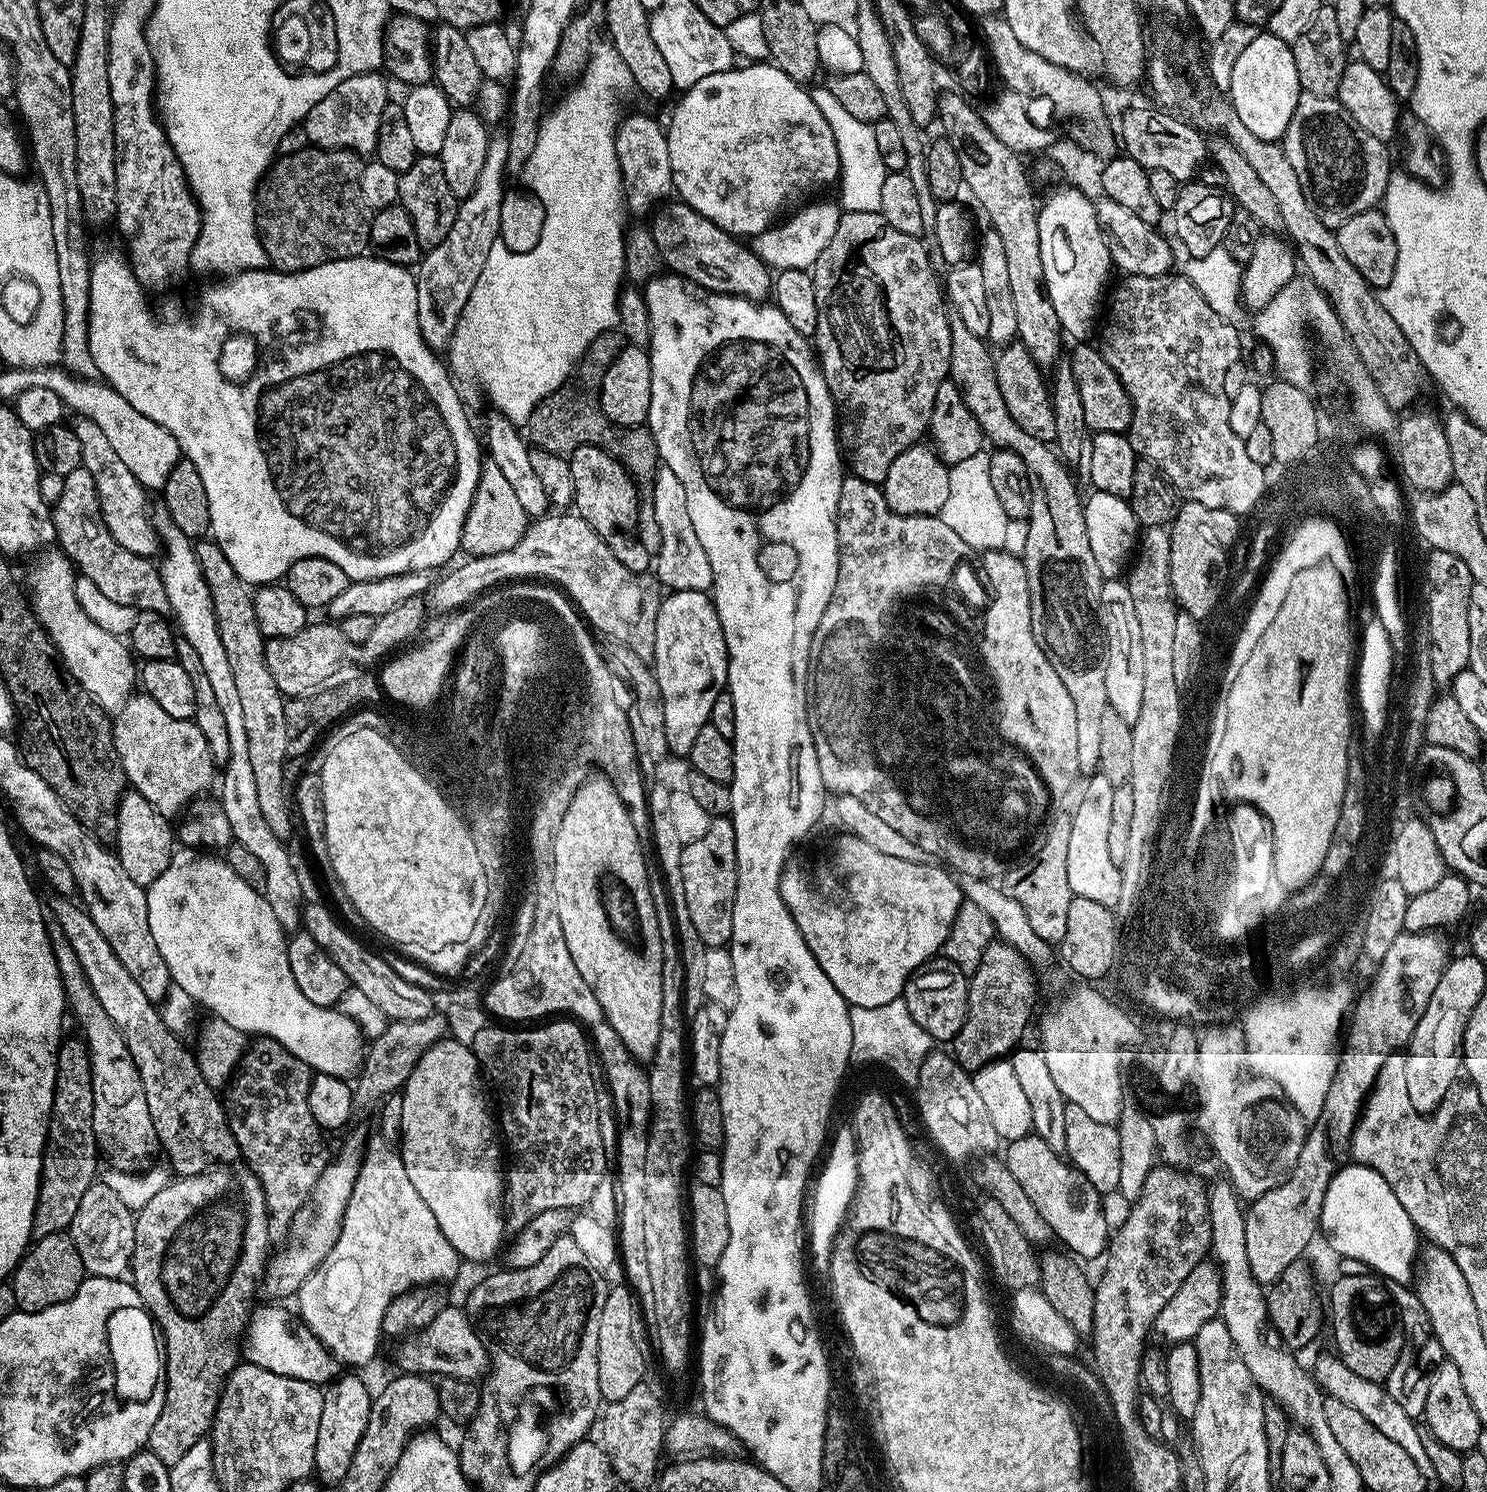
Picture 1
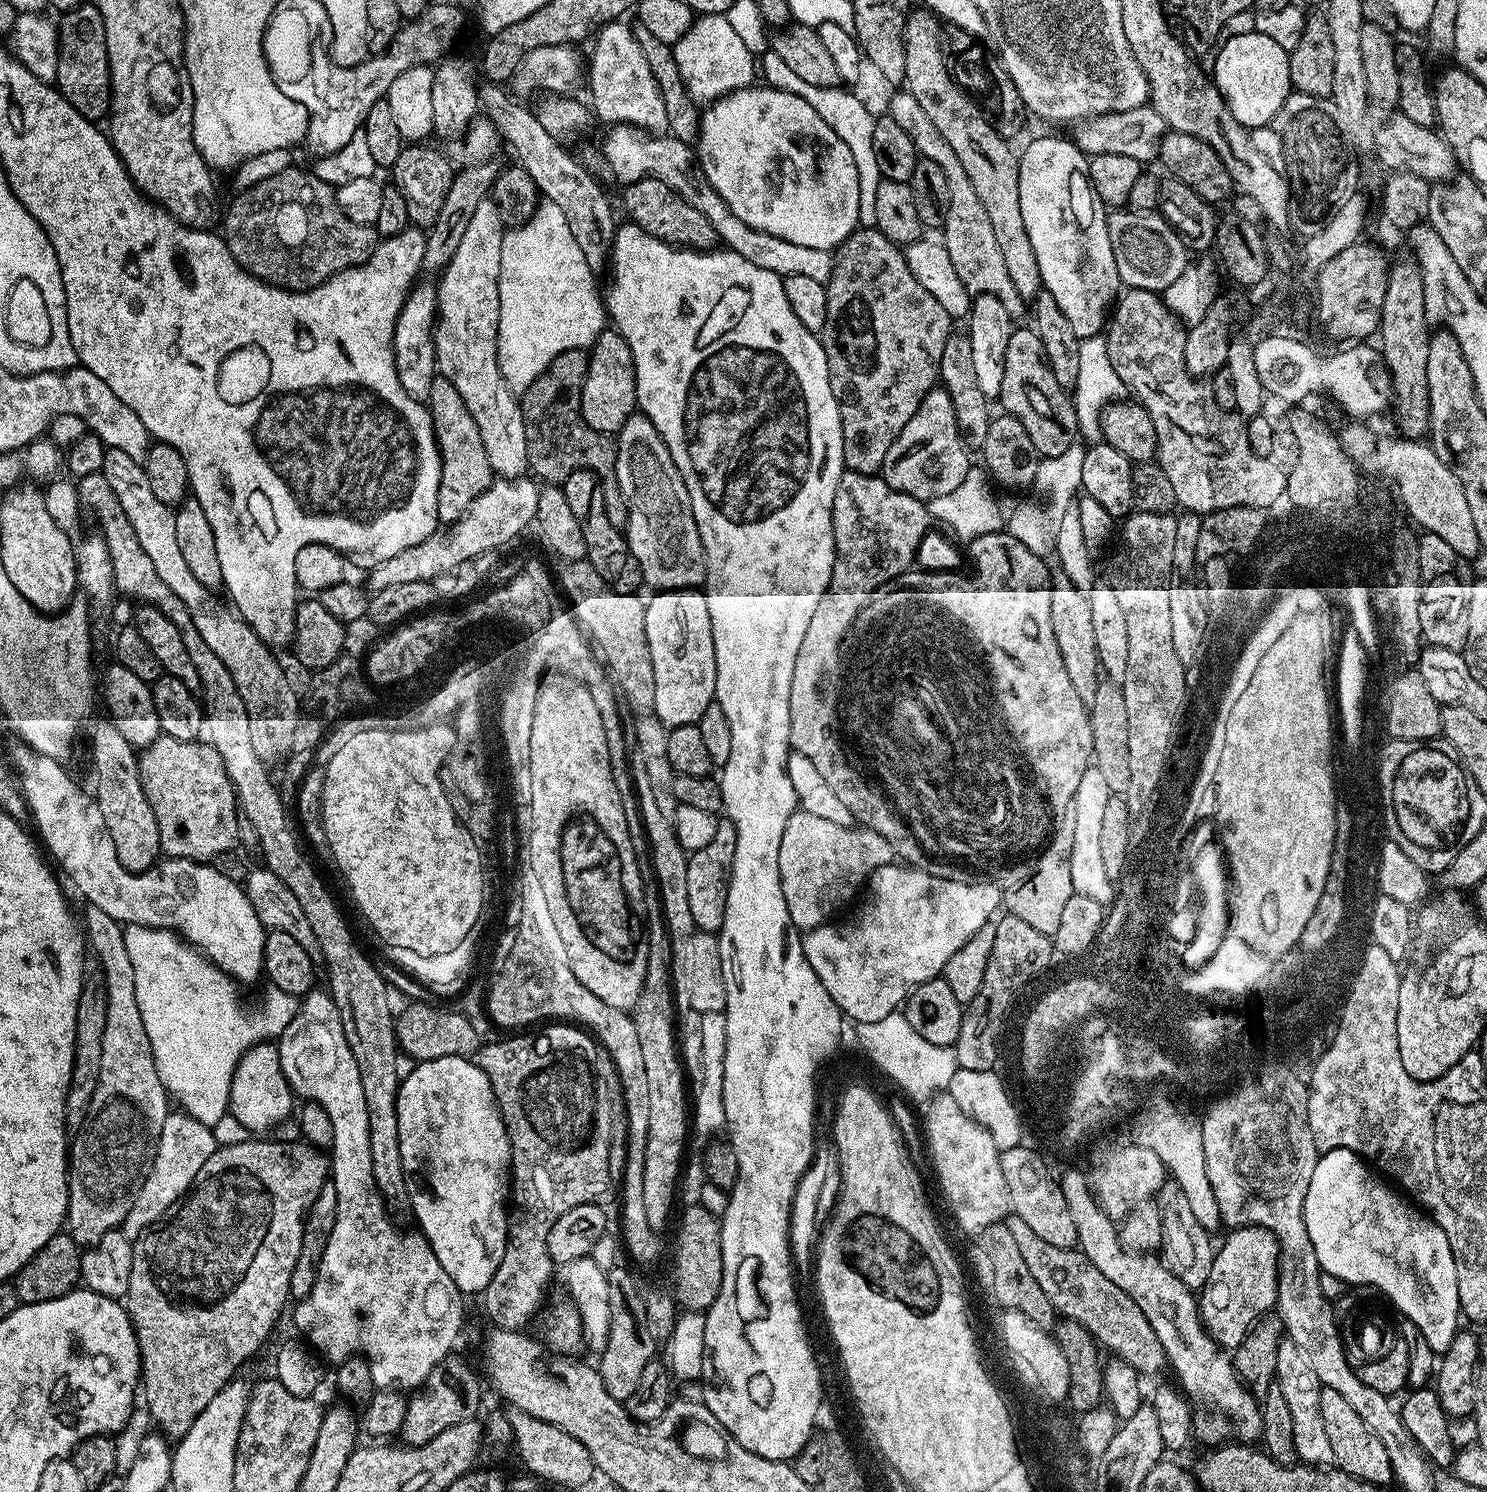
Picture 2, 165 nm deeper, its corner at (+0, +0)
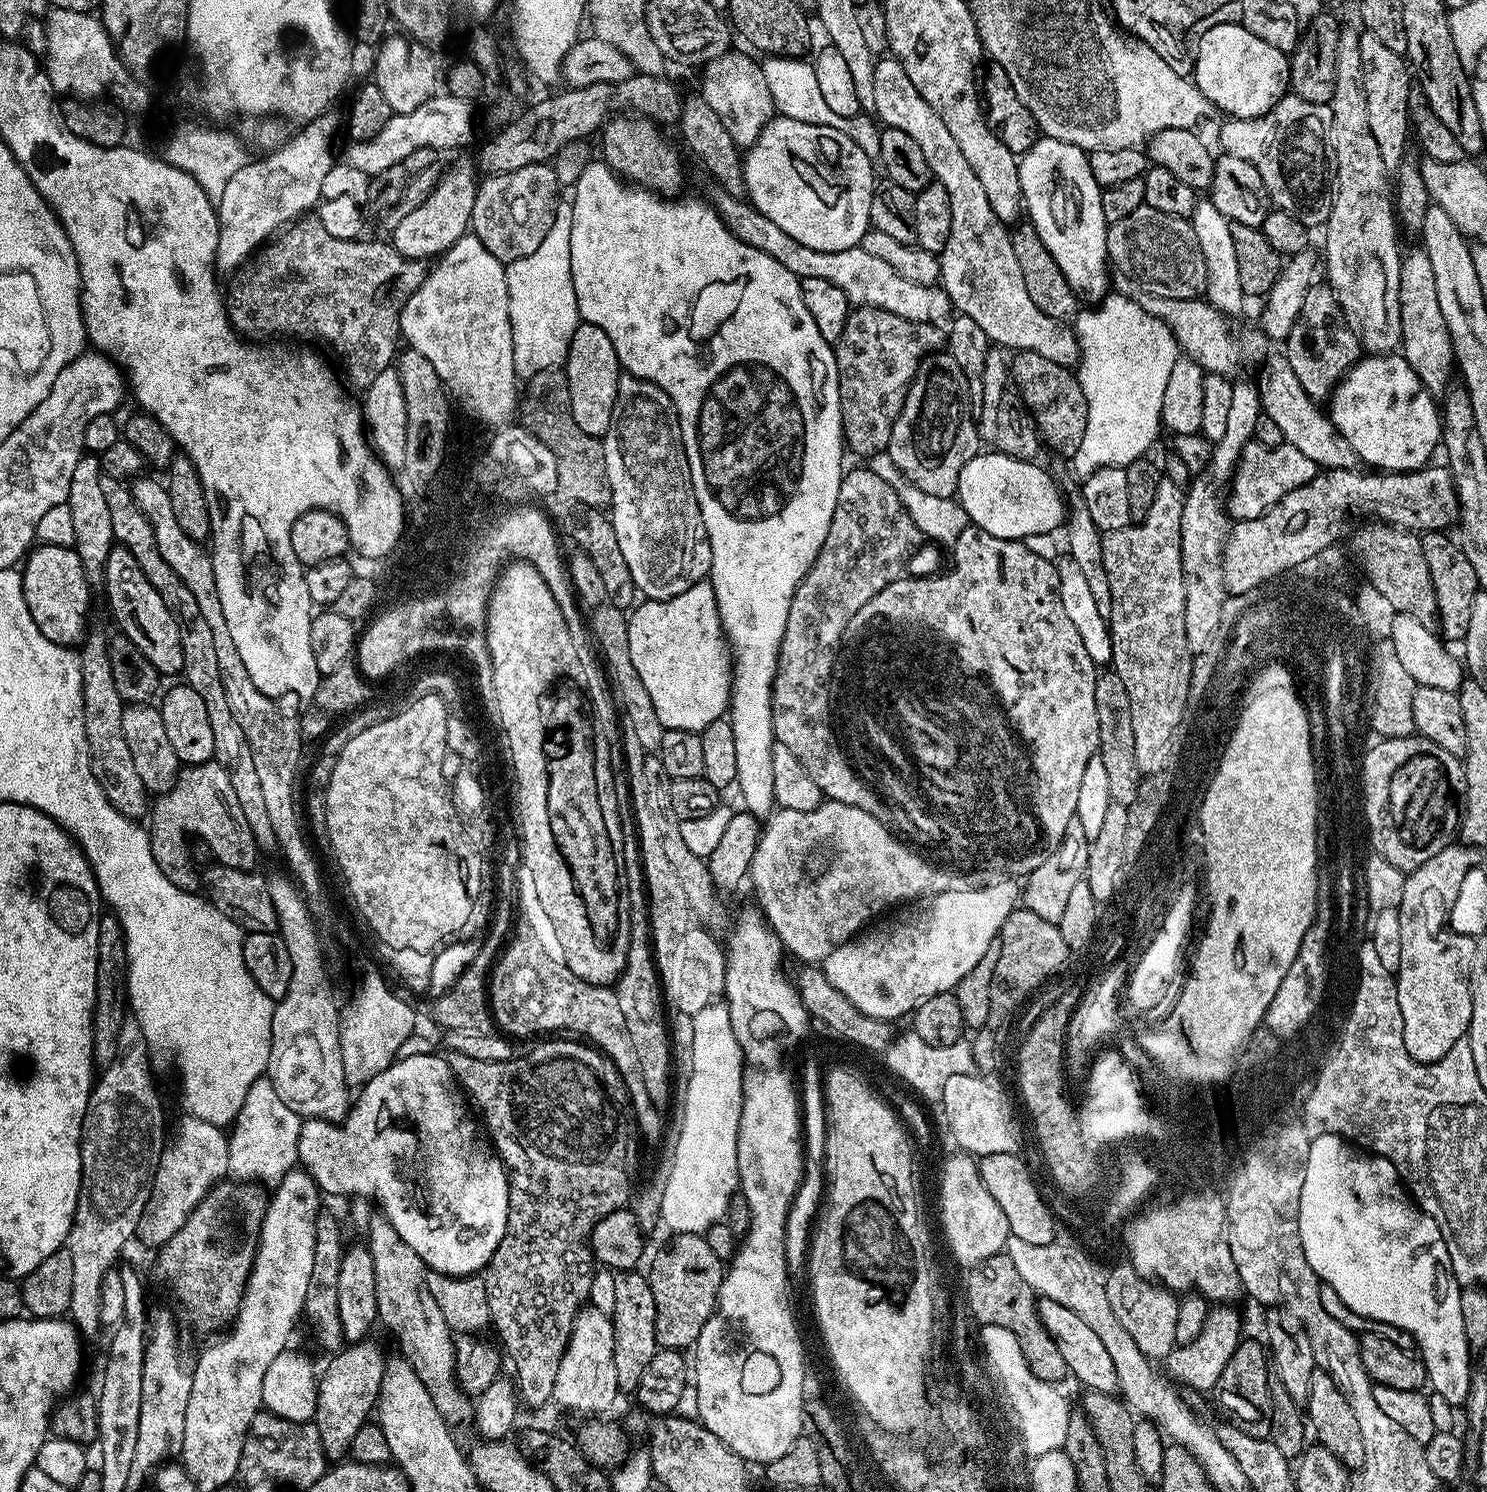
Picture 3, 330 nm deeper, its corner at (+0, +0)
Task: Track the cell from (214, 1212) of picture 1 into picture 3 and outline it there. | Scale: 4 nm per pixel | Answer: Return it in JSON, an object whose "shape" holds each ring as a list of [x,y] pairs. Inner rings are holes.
{"shape":[[[221,1182],[211,1188],[208,1195],[198,1202],[193,1212],[186,1218],[185,1225],[169,1241],[166,1241],[156,1256],[156,1276],[184,1303],[186,1311],[200,1328],[220,1328],[231,1325],[240,1310],[244,1288],[256,1256],[260,1227],[264,1213],[268,1210],[269,1197],[265,1189],[252,1182]]]}

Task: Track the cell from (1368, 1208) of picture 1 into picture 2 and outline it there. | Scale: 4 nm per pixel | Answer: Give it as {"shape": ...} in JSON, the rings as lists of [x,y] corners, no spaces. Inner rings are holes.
{"shape":[[[1335,1148],[1323,1153],[1314,1166],[1304,1203],[1304,1221],[1306,1234],[1310,1234],[1310,1246],[1314,1246],[1321,1272],[1329,1272],[1344,1280],[1348,1286],[1373,1284],[1420,1331],[1429,1350],[1443,1354],[1457,1334],[1456,1323],[1462,1320],[1458,1270],[1454,1266],[1450,1242],[1442,1226],[1434,1223],[1431,1216],[1409,1203],[1395,1187],[1387,1188],[1379,1178],[1361,1157],[1348,1148]]]}

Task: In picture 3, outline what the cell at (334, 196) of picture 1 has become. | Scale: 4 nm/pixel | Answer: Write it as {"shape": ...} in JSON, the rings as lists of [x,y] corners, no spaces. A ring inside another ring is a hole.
{"shape":[[[305,214],[255,253],[249,276],[240,270],[229,279],[233,280],[228,284],[228,292],[226,288],[228,320],[241,337],[252,342],[267,341],[264,340],[267,336],[308,336],[313,332],[340,355],[346,384],[348,379],[347,387],[366,390],[374,378],[382,374],[382,370],[393,367],[398,356],[396,343],[399,345],[402,340],[400,310],[430,271],[427,263],[420,262],[414,266],[413,261],[398,251],[390,250],[385,241],[384,244],[380,240],[367,238],[330,238],[322,227],[319,215]]]}

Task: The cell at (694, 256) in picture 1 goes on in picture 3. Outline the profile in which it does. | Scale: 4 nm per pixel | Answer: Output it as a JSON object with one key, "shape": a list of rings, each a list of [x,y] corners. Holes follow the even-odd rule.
{"shape":[[[631,114],[613,116],[598,133],[600,152],[604,155],[601,156],[603,163],[629,185],[645,188],[665,198],[679,197],[684,186],[684,168],[680,165],[681,149],[676,149],[664,137],[664,132],[665,129],[655,120]]]}

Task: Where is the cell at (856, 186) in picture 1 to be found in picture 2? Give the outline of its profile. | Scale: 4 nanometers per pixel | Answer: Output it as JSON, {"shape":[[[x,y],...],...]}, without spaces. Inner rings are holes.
{"shape":[[[765,51],[764,64],[762,60],[762,76],[764,72],[763,83],[770,88],[781,88],[790,94],[798,94],[822,114],[822,122],[850,146],[850,154],[854,154],[854,166],[858,166],[858,214],[860,215],[860,224],[865,228],[876,228],[876,215],[874,214],[874,197],[878,195],[878,186],[882,179],[878,170],[878,161],[874,159],[874,118],[867,112],[866,107],[858,102],[858,98],[852,90],[843,92],[843,87],[823,88],[822,86],[813,86],[811,82],[806,82],[778,58],[774,51]]]}

